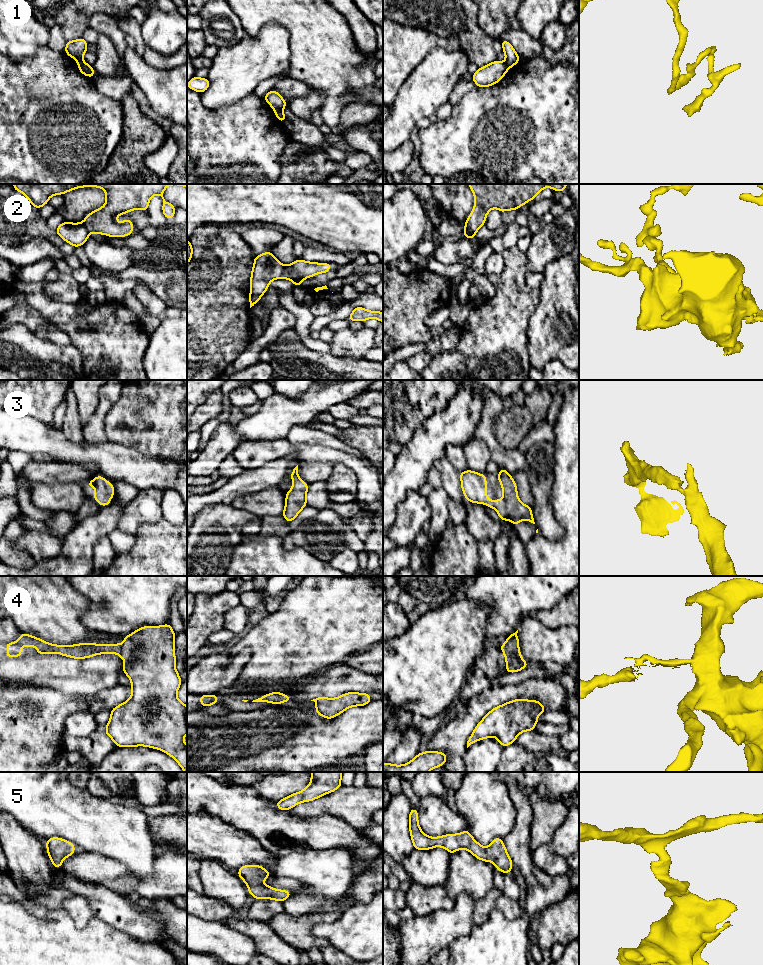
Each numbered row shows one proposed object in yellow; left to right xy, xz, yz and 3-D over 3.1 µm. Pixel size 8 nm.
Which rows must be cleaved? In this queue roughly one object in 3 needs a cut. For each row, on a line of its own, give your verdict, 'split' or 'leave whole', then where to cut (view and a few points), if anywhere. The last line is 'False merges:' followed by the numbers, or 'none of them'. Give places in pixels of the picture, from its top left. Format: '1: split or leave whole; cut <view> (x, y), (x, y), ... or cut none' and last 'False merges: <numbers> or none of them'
1: split; cut xz (274, 108), (281, 110)
2: split; cut xz (285, 266), (281, 277)
3: leave whole; cut none
4: split; cut xy (120, 644), (121, 655)
5: leave whole; cut none
False merges: 1, 2, 4

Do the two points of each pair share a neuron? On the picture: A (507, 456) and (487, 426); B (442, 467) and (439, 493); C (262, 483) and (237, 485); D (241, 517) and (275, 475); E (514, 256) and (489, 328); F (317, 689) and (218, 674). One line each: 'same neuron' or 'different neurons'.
A: same neuron
B: different neurons
C: same neuron
D: different neurons
E: same neuron
F: different neurons

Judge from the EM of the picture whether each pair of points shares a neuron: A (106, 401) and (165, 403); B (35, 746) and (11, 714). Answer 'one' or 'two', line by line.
A: two
B: one

